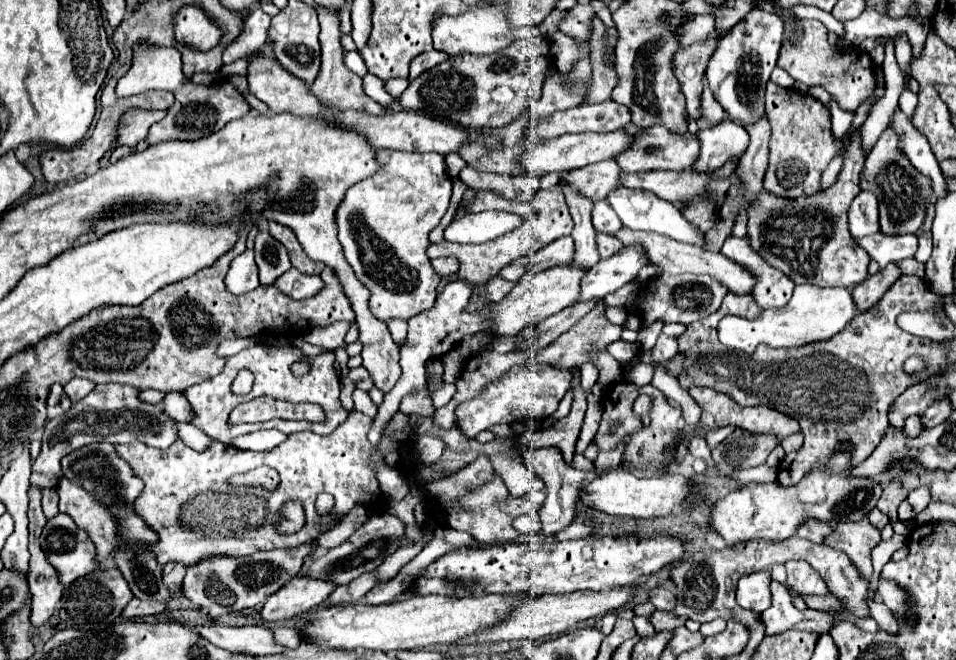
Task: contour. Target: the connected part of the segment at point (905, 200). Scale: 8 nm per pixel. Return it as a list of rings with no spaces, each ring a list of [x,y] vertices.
[[[889,124],[865,160],[861,172],[861,190],[869,190],[879,200],[879,224],[887,236],[915,234],[927,216],[927,204],[933,200],[931,178],[923,176],[899,148],[901,136]]]

